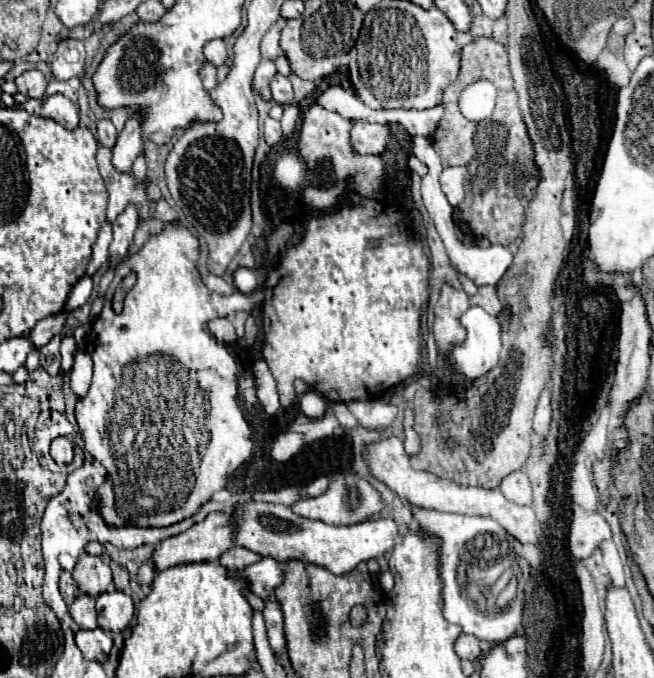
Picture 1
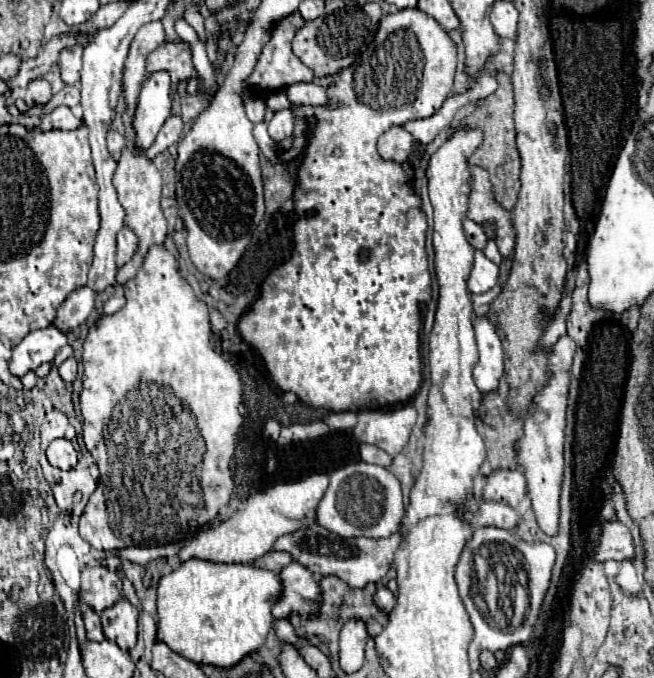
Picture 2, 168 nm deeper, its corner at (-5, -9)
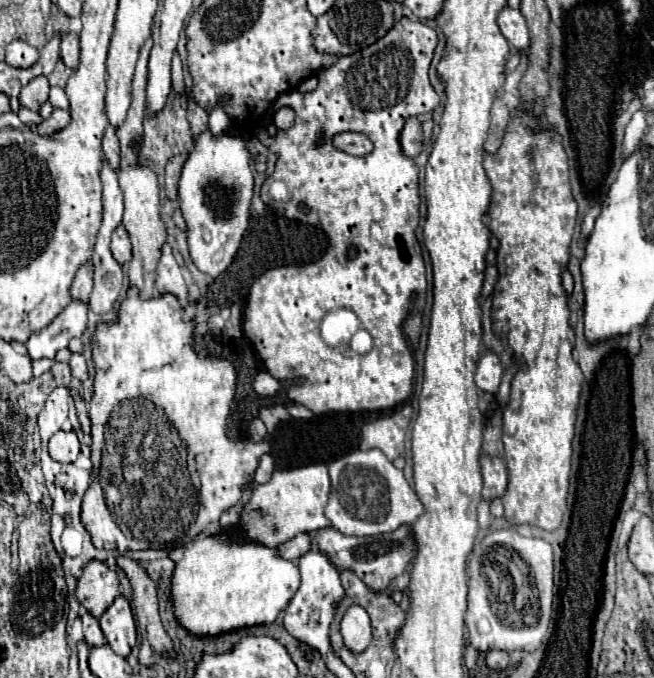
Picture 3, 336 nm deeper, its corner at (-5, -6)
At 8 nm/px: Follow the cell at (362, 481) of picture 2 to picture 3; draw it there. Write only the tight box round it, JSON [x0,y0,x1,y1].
[325,450,423,536]

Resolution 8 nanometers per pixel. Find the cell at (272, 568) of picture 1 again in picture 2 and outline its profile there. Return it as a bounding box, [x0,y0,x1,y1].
[273,561,321,619]

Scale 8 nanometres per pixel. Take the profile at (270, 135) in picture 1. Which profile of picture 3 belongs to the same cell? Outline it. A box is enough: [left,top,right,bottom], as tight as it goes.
[273,108,295,130]

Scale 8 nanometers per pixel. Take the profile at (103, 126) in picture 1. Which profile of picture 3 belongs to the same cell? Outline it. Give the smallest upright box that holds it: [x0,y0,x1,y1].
[103,126,119,168]

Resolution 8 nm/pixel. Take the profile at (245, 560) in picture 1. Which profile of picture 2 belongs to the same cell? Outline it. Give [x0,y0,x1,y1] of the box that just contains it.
[255,551,293,573]

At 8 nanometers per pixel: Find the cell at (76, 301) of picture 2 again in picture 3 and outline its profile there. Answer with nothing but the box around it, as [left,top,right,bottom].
[71,262,93,304]

